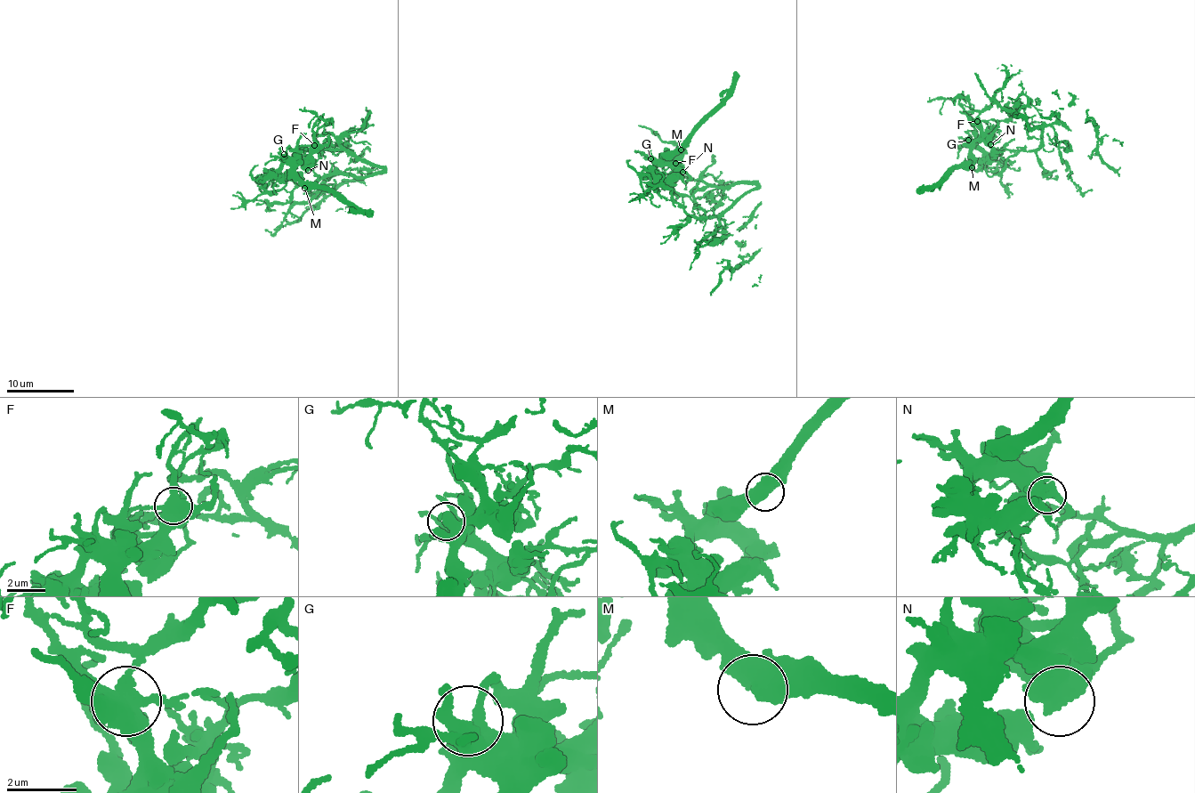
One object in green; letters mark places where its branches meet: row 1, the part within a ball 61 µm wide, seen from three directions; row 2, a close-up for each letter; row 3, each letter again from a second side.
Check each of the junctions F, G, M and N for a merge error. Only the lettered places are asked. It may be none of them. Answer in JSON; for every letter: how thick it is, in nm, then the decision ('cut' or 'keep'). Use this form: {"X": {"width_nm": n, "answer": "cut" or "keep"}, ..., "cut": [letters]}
{"F": {"width_nm": 600, "answer": "cut"}, "G": {"width_nm": 380, "answer": "keep"}, "M": {"width_nm": 440, "answer": "keep"}, "N": {"width_nm": 600, "answer": "keep"}, "cut": ["F"]}

